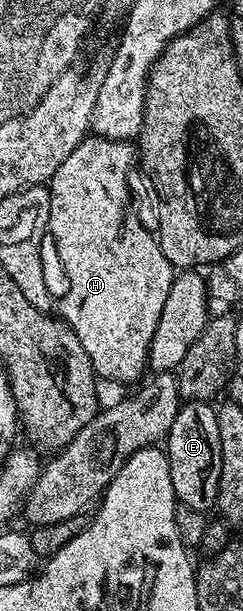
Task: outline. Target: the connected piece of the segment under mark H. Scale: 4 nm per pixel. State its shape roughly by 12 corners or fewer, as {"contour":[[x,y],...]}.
{"contour":[[129,141],[47,185],[59,319],[101,381],[139,381],[173,266],[132,209]]}

